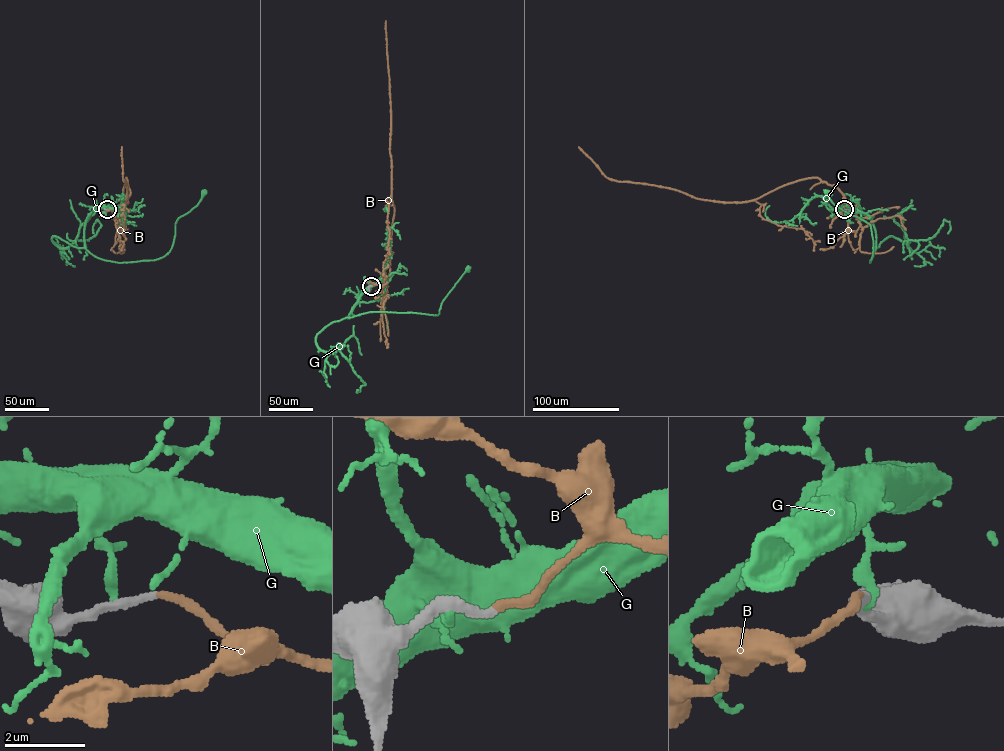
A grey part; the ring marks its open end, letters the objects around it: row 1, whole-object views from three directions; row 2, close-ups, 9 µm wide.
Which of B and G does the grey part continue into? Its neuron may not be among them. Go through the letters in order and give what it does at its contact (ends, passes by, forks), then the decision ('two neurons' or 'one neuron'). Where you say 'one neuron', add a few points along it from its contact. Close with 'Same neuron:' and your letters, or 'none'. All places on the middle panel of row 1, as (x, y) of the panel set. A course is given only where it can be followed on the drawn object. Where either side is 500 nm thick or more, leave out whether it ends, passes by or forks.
B: it ends there; one neuron; it runs (371, 286), (385, 283), (386, 288), (394, 215), (386, 21)
G: it ends there; two neurons
Same neuron: B

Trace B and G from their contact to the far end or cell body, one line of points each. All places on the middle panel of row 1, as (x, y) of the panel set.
B: (371, 286), (385, 283), (386, 288), (394, 215), (386, 21)
G: (370, 286), (348, 318), (371, 312), (438, 315), (442, 301), (467, 269)

